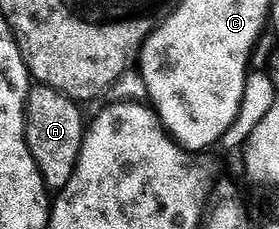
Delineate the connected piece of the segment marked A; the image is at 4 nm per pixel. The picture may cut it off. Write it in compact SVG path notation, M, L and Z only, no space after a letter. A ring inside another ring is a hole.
M39 84L29 85L24 109L24 139L49 191L64 190L66 184L70 184L70 176L74 176L76 171L86 129L86 117L80 110L83 109L77 103L54 88Z

